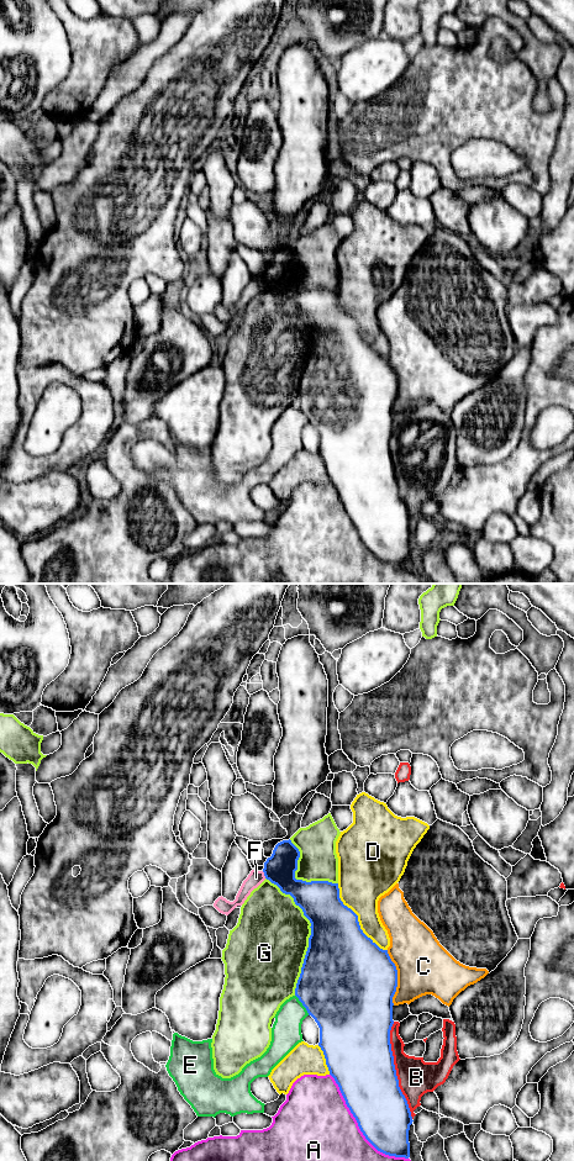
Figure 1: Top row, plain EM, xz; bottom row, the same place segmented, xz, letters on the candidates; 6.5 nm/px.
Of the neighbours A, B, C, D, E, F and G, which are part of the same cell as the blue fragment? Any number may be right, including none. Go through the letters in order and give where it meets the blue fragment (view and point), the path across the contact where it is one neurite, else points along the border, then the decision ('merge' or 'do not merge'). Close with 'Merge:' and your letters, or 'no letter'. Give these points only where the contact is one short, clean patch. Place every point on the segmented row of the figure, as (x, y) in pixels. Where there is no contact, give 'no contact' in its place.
A: xz (358, 1125) | do not merge
B: xz (395, 1070) | do not merge
C: xz (396, 977) | do not merge
D: xz (357, 919) | do not merge
E: xz (303, 1004) | do not merge
F: xz (264, 875) | along xz (262, 871), (266, 877) | do not merge
G: xz (311, 933) | do not merge
Merge: no letter

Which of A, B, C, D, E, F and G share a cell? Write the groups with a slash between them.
A / B / C / D / E / F / G

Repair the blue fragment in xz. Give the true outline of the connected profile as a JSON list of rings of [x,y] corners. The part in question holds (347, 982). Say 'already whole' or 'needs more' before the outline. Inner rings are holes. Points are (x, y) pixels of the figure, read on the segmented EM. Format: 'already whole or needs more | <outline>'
already whole | [[[283,840],[275,845],[263,869],[265,878],[290,895],[311,923],[295,996],[320,1028],[318,1046],[330,1075],[365,1139],[385,1155],[409,1159],[409,1130],[414,1120],[399,1087],[390,1044],[396,966],[388,950],[380,949],[363,933],[358,915],[341,901],[338,883],[295,878],[299,857],[300,851],[291,840]]]

